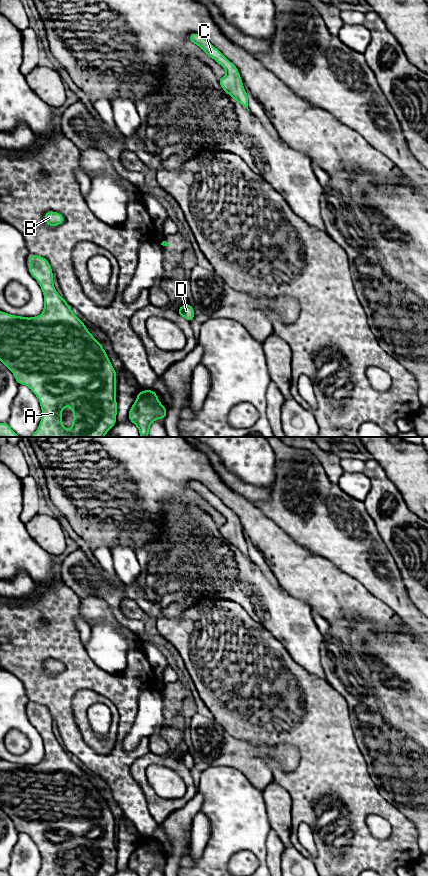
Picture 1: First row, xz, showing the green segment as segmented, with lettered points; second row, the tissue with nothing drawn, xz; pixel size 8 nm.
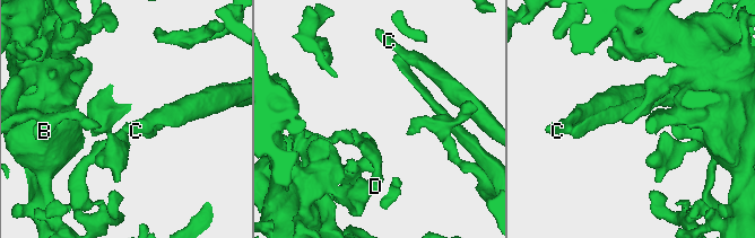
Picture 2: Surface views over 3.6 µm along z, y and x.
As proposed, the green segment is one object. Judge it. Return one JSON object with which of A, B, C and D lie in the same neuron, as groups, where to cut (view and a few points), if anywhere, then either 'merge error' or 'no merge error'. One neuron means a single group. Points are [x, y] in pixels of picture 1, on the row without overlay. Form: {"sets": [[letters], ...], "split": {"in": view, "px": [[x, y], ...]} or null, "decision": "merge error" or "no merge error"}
{"sets": [["A", "B", "C", "D"]], "split": null, "decision": "no merge error"}

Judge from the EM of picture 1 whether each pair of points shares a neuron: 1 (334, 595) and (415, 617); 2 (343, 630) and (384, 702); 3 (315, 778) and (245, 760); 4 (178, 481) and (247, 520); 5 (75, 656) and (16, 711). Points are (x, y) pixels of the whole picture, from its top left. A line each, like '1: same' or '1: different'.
1: different
2: same
3: different
4: same
5: different

